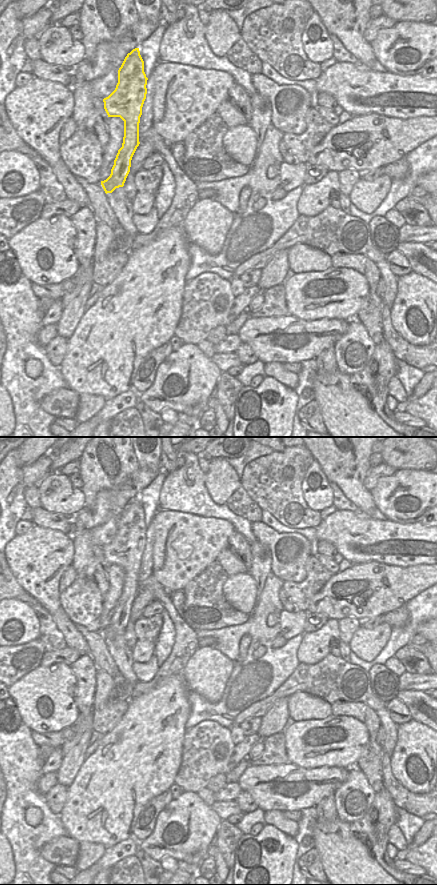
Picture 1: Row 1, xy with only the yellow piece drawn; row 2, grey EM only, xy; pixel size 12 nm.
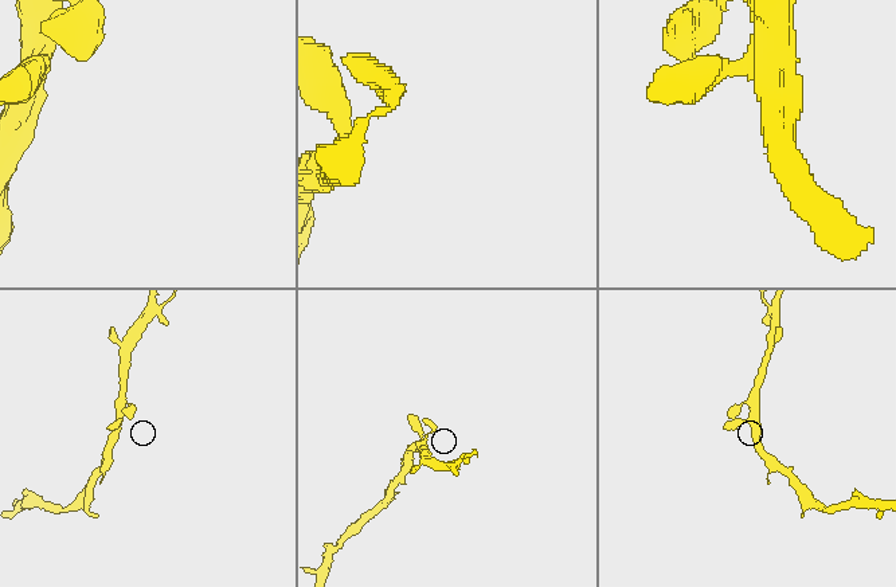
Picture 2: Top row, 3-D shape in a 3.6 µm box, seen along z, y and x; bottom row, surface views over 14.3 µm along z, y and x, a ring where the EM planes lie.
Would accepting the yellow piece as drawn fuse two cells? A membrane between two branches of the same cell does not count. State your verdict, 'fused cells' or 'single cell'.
single cell

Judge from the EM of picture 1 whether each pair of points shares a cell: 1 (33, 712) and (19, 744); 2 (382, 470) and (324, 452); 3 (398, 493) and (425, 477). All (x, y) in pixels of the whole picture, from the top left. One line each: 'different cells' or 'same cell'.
1: different cells
2: different cells
3: same cell

